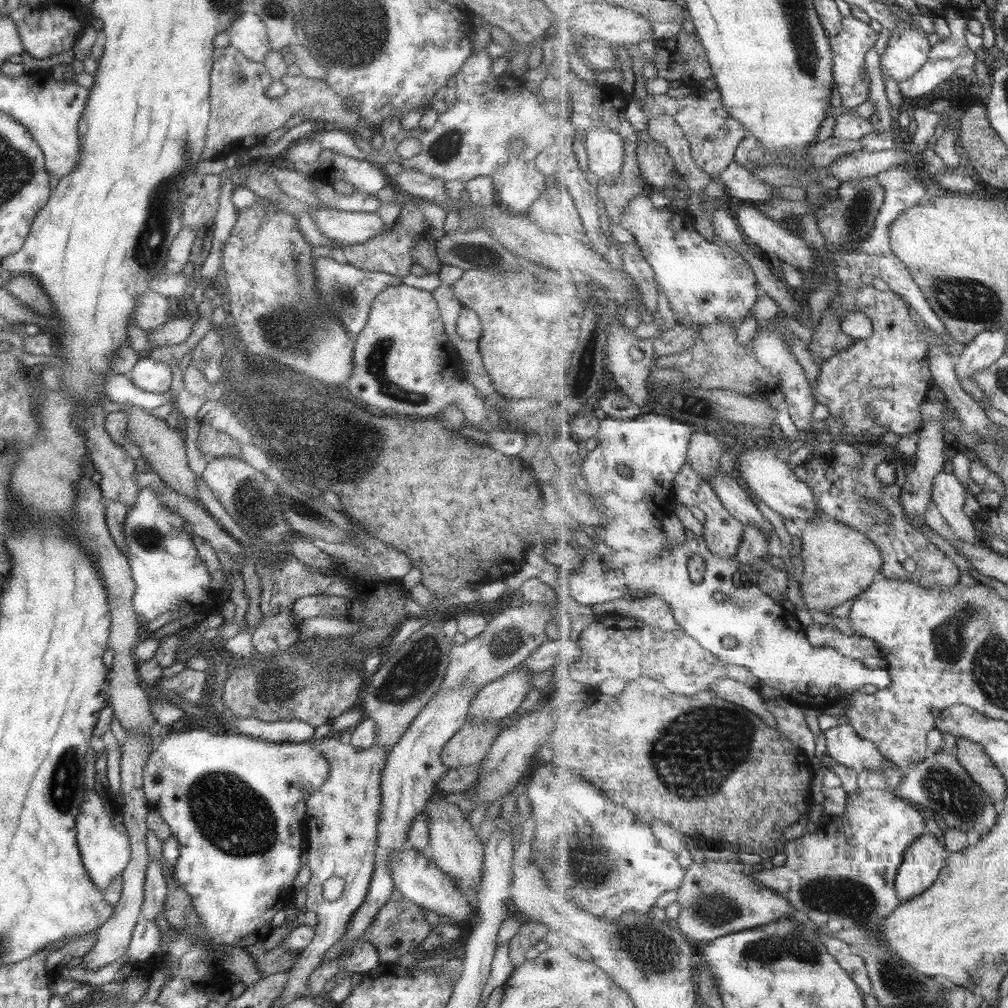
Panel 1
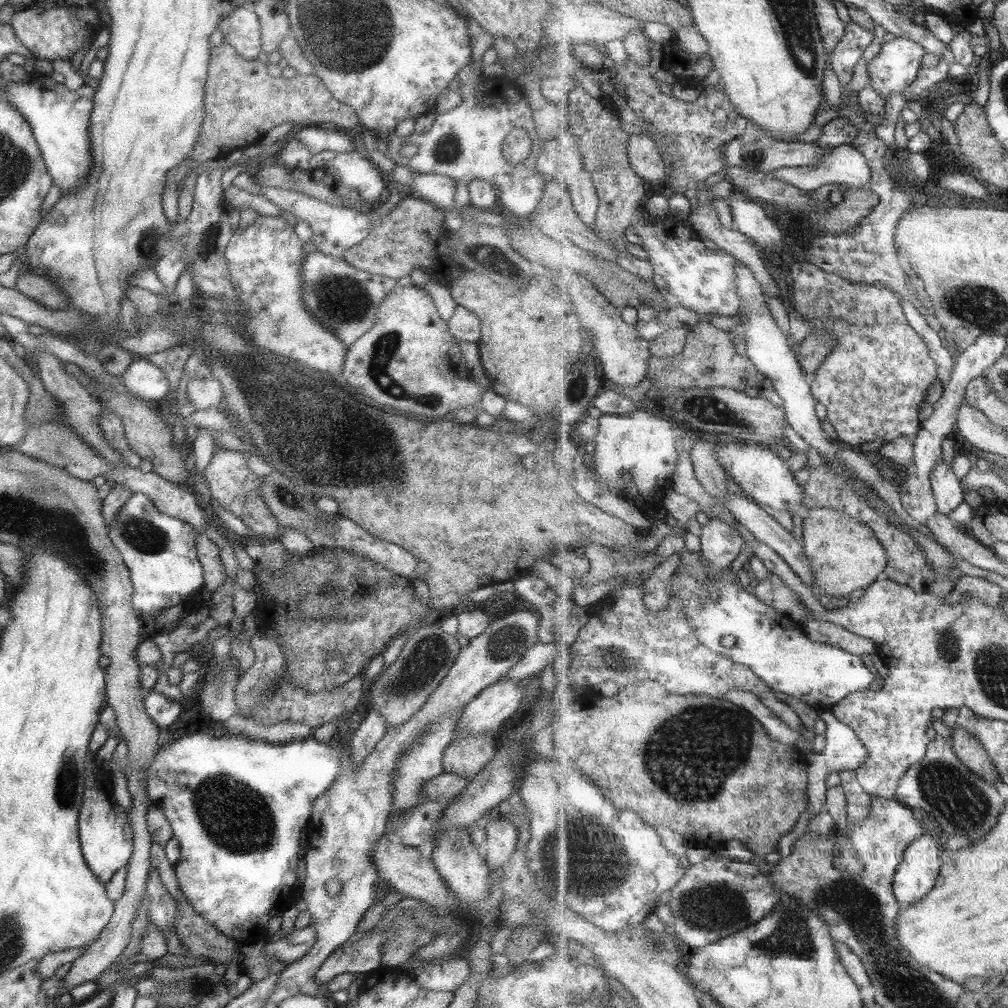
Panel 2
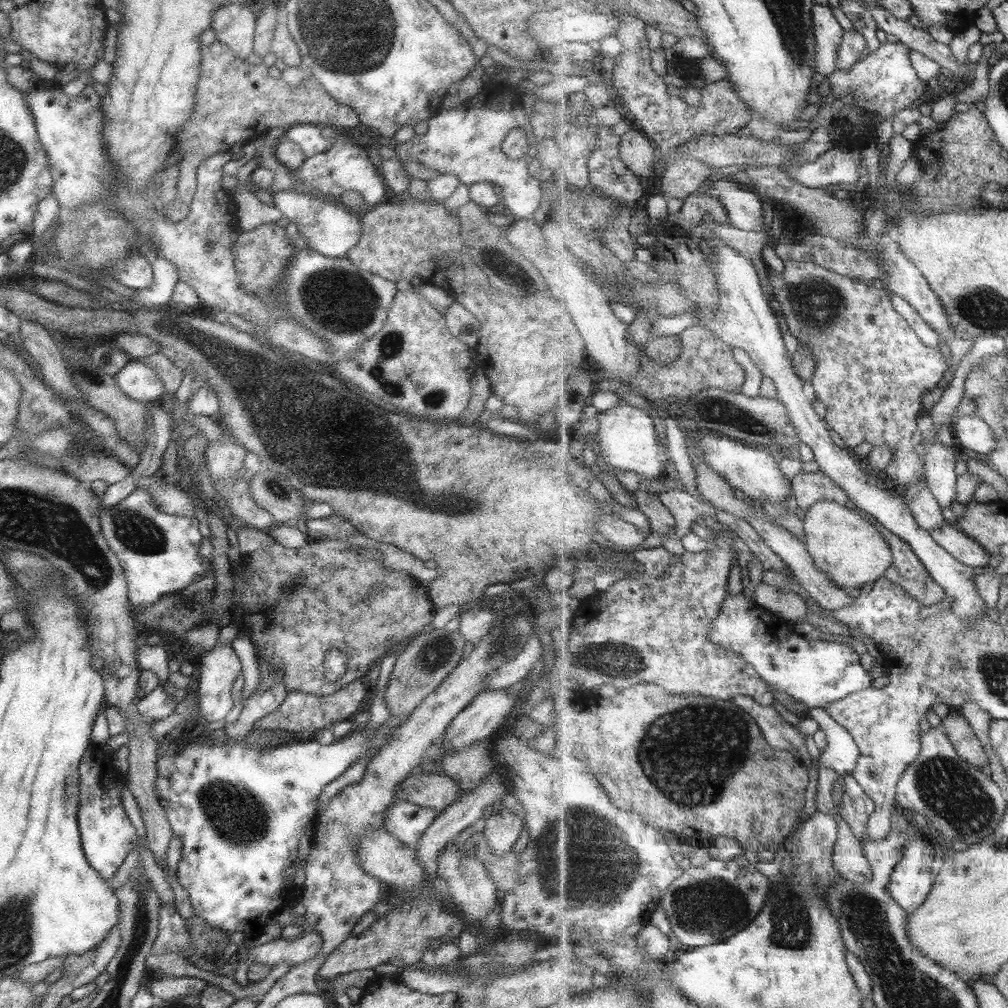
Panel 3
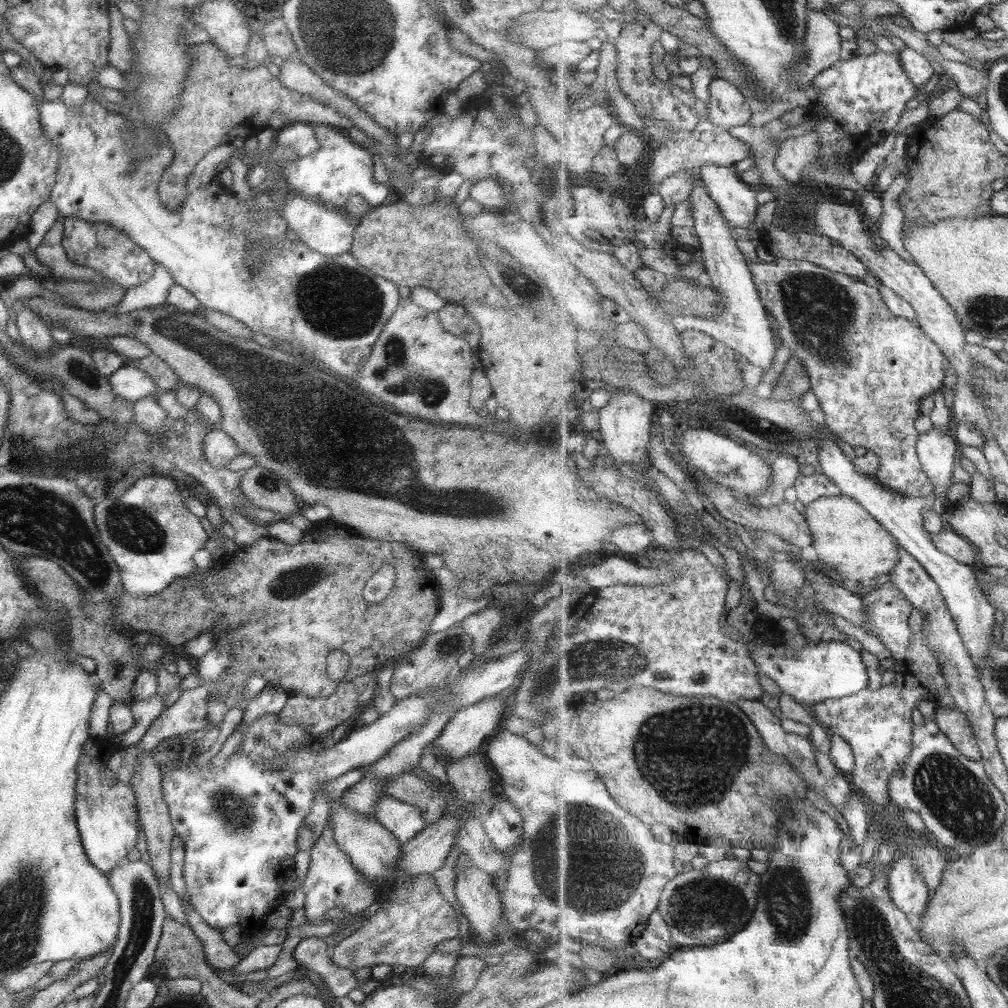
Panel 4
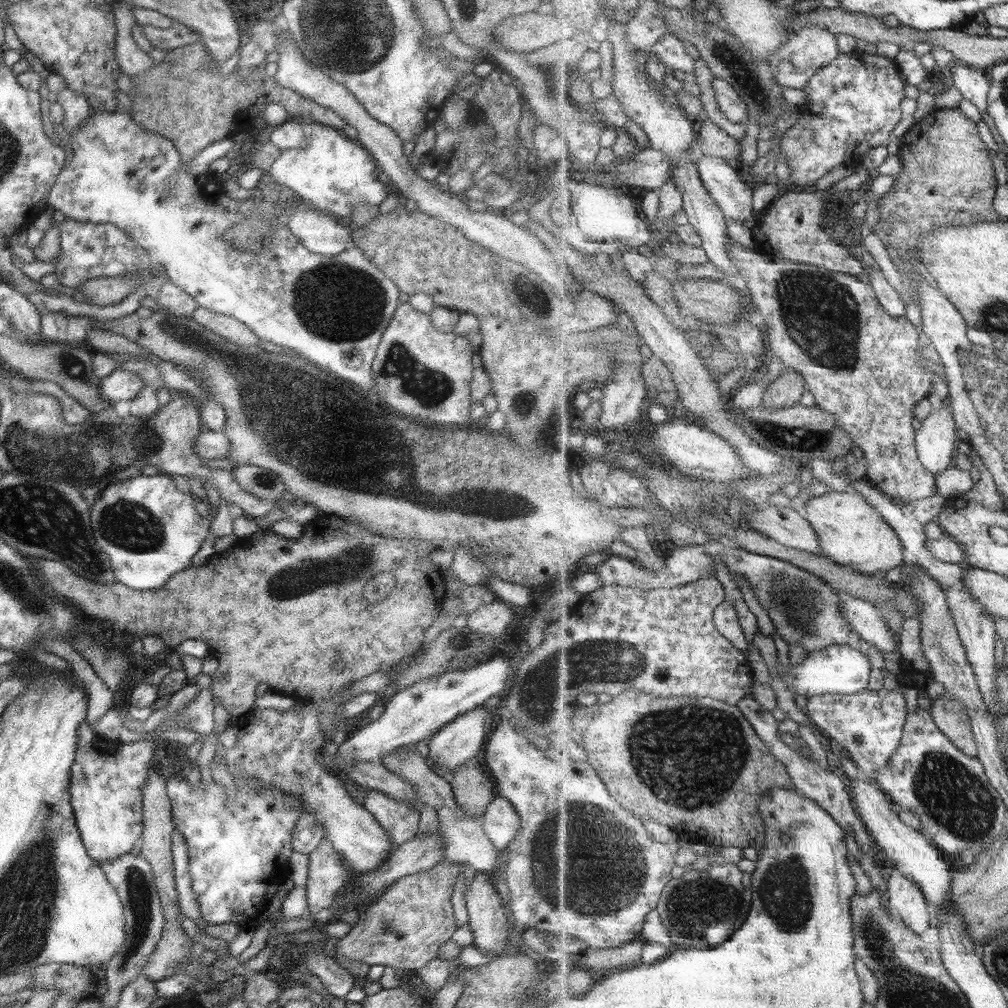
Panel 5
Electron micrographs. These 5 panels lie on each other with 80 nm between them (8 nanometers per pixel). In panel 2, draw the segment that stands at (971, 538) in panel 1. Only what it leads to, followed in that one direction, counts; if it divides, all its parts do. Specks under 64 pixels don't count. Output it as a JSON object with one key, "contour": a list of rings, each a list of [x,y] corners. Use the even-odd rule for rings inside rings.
{"contour":[[[943,457],[940,460],[931,476],[931,483],[938,509],[946,515],[965,502],[965,486],[953,472],[952,466],[949,466]]]}

